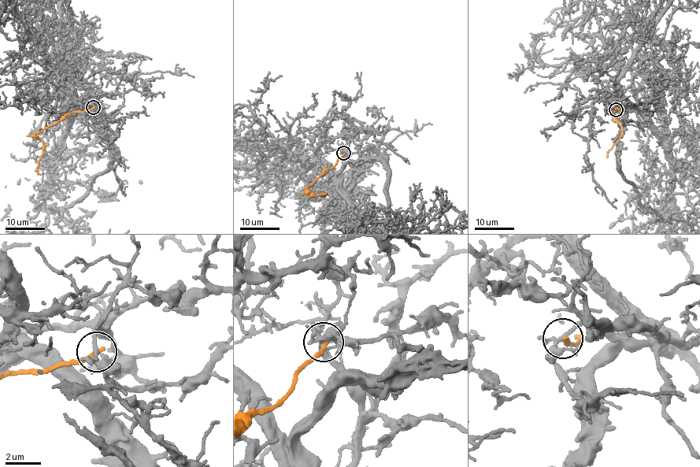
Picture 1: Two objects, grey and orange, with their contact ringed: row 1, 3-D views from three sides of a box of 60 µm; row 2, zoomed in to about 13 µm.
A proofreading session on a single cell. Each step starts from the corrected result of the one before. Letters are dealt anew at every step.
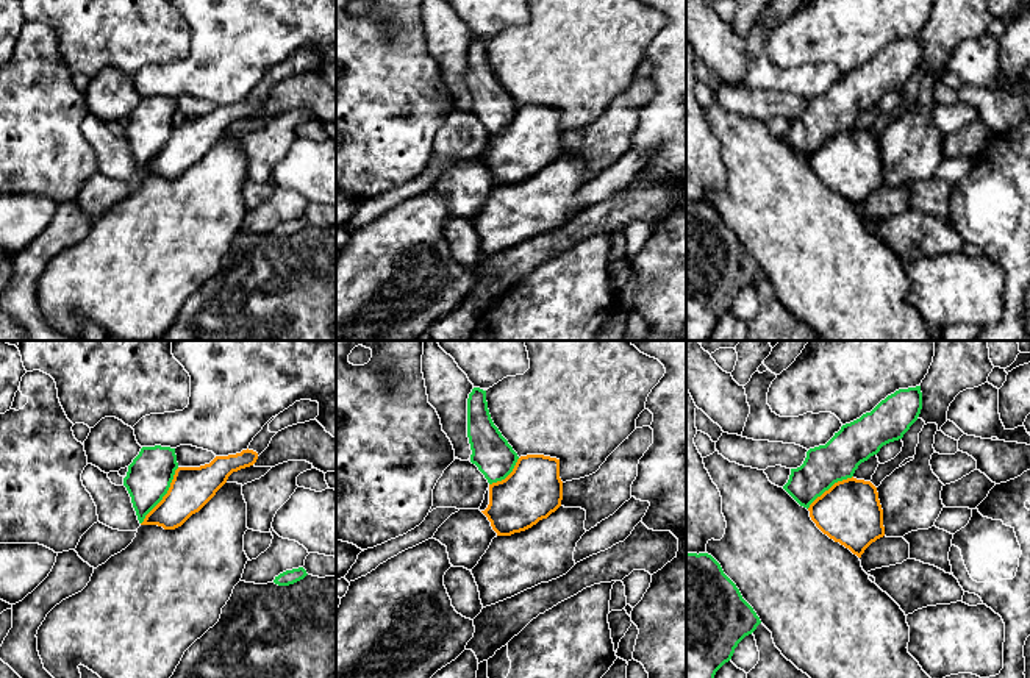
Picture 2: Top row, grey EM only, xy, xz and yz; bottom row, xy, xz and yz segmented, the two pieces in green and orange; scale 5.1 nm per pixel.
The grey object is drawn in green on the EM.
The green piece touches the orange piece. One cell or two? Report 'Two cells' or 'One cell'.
Two cells

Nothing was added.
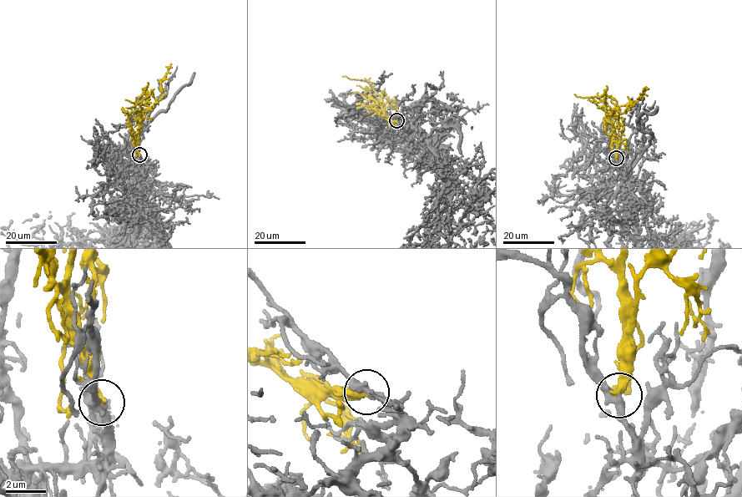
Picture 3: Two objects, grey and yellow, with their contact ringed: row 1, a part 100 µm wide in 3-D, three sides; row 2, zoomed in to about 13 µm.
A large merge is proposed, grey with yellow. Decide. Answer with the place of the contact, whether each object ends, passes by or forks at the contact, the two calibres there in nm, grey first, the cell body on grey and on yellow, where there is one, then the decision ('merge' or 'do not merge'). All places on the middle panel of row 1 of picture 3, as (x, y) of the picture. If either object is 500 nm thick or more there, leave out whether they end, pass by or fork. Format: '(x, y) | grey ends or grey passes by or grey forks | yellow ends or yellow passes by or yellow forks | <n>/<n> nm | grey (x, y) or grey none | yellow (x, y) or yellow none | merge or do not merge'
(396, 120) | grey passes by | yellow ends | 340/380 nm | grey none | yellow none | merge

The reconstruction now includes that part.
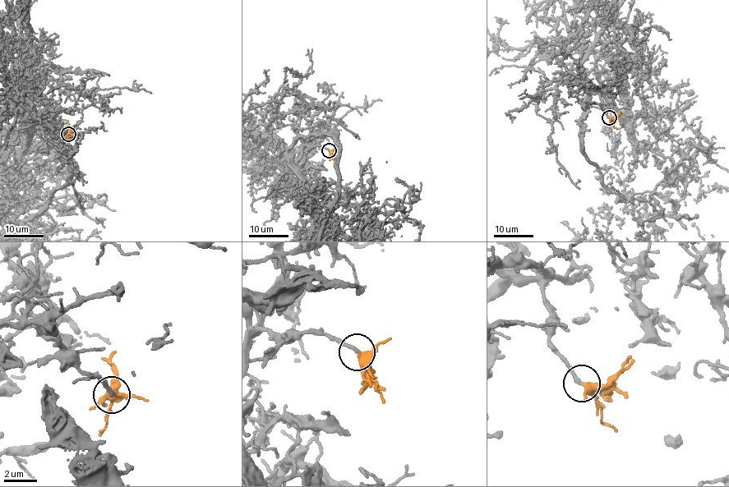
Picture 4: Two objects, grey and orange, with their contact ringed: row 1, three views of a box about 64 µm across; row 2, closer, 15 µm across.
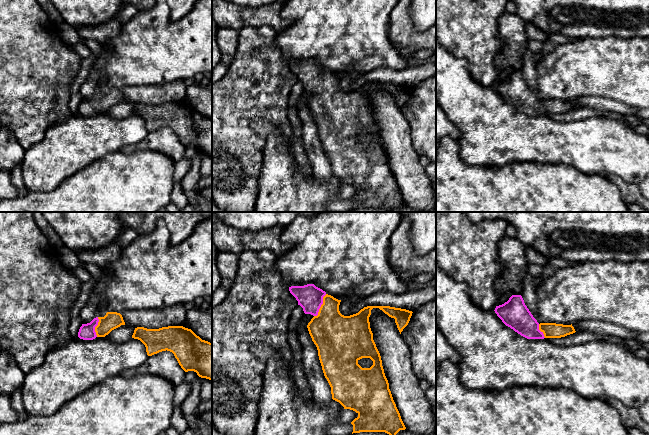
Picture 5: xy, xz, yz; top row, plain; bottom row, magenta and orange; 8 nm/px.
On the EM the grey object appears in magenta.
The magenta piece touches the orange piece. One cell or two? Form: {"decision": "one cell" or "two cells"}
{"decision": "one cell"}

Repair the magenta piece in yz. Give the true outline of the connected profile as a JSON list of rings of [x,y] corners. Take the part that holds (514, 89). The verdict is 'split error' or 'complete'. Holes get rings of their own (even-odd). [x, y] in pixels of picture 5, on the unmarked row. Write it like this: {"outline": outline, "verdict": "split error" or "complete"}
{"outline": [[[512,71],[507,78],[496,82],[494,87],[506,102],[527,115],[561,114],[576,108],[572,100],[539,100],[521,71]]], "verdict": "split error"}

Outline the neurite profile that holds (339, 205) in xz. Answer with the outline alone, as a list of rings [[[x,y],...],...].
[[[336,200],[327,204],[325,212],[349,212],[353,208],[353,201],[347,200]]]

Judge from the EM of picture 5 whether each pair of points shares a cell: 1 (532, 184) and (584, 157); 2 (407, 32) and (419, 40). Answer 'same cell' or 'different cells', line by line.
1: different cells
2: same cell

